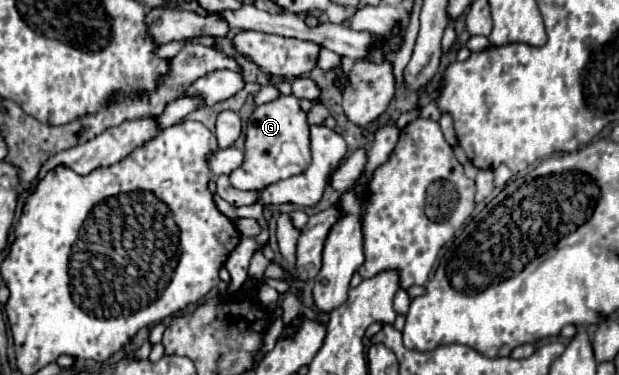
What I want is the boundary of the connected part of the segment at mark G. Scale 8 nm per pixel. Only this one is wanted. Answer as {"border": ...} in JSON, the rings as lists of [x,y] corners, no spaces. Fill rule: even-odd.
{"border":[[[279,95],[275,101],[257,107],[249,117],[245,129],[245,159],[243,165],[229,175],[229,179],[235,189],[261,191],[271,183],[303,173],[309,163],[311,163],[311,153],[309,153],[307,115],[305,111],[301,111],[299,99],[295,95]],[[285,143],[297,145],[301,155],[281,155]]]}

